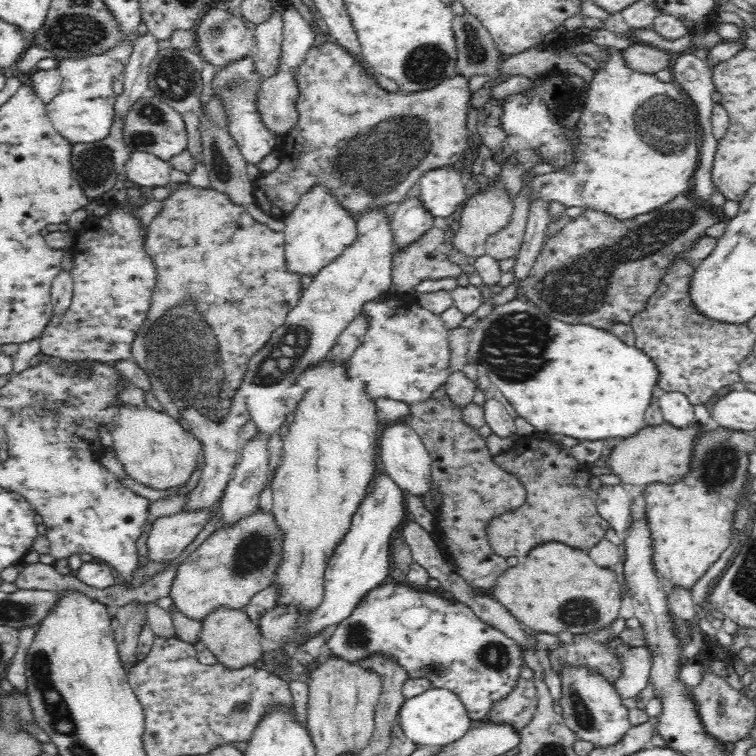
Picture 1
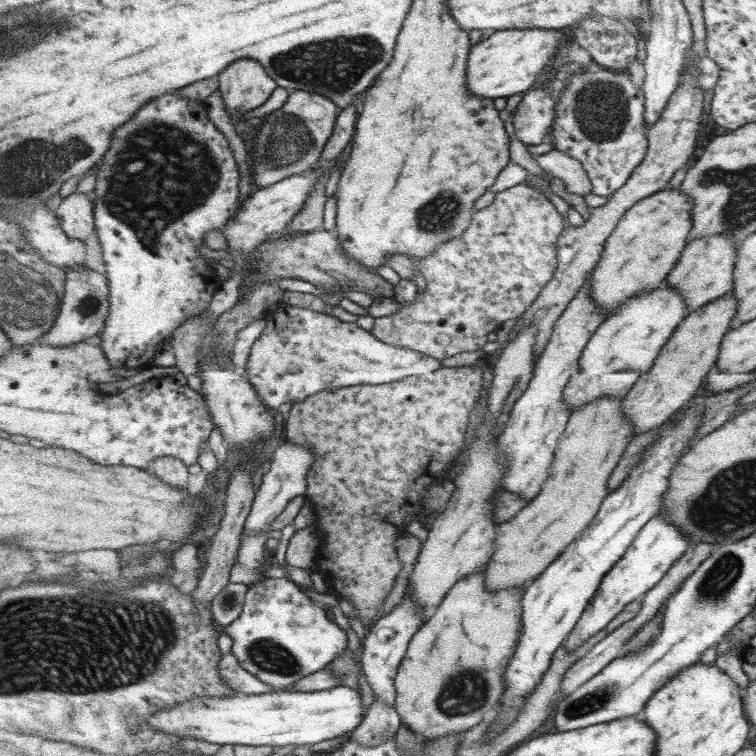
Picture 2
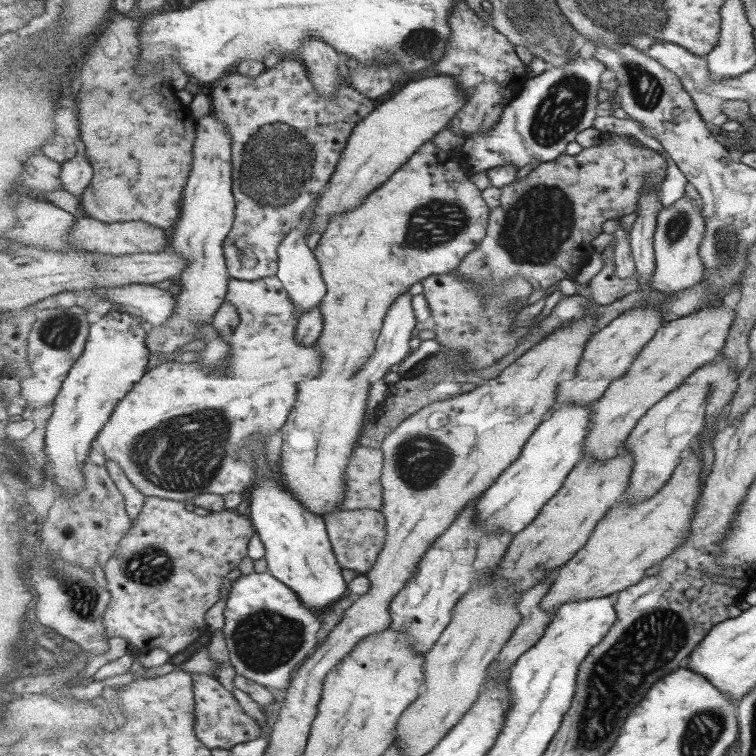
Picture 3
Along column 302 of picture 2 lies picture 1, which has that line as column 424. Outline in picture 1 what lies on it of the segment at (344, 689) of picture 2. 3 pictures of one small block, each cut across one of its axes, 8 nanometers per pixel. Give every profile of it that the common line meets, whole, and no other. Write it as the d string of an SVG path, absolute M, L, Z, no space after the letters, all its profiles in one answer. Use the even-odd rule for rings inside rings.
M430 688L407 698L400 707L397 722L403 733L416 744L446 746L460 740L473 726L473 721L460 699L444 688Z

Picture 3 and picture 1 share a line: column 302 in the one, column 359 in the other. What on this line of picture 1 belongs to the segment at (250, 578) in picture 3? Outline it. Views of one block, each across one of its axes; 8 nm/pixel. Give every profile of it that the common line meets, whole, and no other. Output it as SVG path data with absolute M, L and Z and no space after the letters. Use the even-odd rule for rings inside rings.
M387 580L371 588L358 602L358 606L336 625L326 642L327 658L341 658L348 664L359 664L373 657L390 658L402 669L407 678L426 678L431 688L451 690L466 708L472 720L485 723L492 702L513 689L520 676L524 657L518 643L490 623L484 622L470 606L441 593L411 584Z

